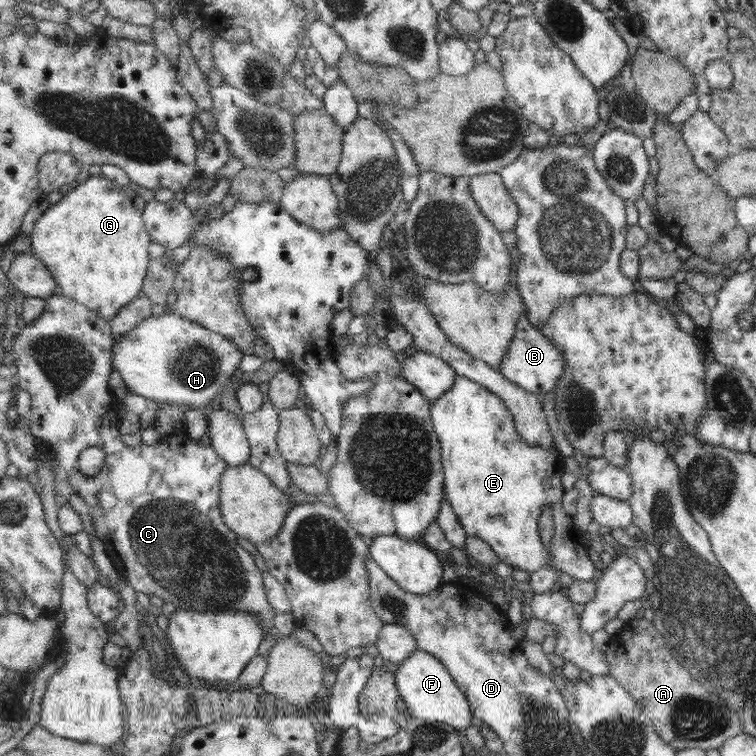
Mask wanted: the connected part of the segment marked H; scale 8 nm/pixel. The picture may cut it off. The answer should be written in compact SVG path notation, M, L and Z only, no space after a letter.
M169 310L162 315L151 315L126 332L118 341L115 339L113 354L114 370L121 372L121 377L131 393L144 396L158 404L181 403L188 408L209 406L213 398L229 383L245 355L231 338Z

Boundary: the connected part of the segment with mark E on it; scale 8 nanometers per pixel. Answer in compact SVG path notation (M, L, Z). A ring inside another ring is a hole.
M456 375L455 385L451 390L448 390L435 404L432 404L432 421L434 424L434 429L437 431L438 438L442 444L442 456L445 458L445 498L452 504L460 523L464 526L465 532L468 536L476 536L485 540L487 544L491 545L491 548L497 553L500 560L513 568L519 570L528 571L529 574L535 573L543 567L551 567L557 570L558 573L566 573L571 576L571 578L579 580L596 580L600 575L601 569L598 563L593 562L589 558L589 552L587 552L587 544L585 540L584 532L576 525L573 520L573 516L565 514L563 509L563 494L565 494L565 488L561 484L561 476L563 472L566 472L564 465L564 456L561 456L559 451L555 448L543 448L539 446L531 446L520 434L516 427L516 422L513 418L513 413L509 410L509 407L502 401L502 398L498 395L481 386L480 383L473 382L473 380L460 375ZM550 508L552 510L552 515L554 516L556 531L554 538L550 544L544 544L542 541L542 536L540 533L540 518L542 514Z

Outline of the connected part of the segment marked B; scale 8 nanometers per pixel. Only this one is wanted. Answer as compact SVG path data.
M527 314L521 317L520 324L513 337L512 345L504 358L501 374L512 384L541 395L553 391L566 373L566 358L562 350L538 327L532 325Z

